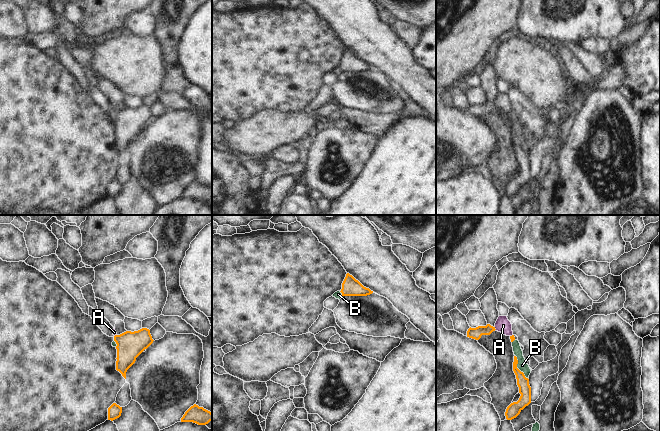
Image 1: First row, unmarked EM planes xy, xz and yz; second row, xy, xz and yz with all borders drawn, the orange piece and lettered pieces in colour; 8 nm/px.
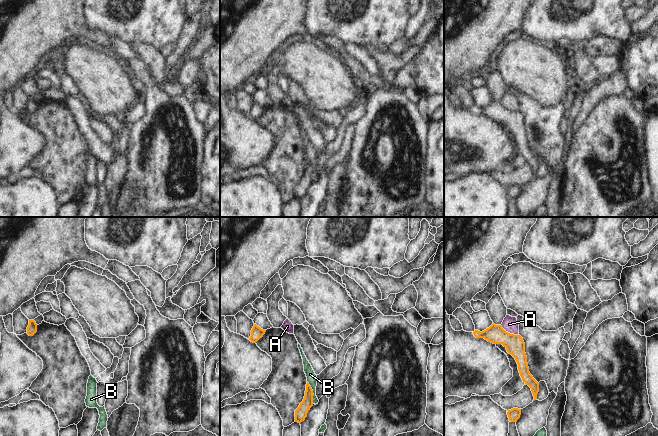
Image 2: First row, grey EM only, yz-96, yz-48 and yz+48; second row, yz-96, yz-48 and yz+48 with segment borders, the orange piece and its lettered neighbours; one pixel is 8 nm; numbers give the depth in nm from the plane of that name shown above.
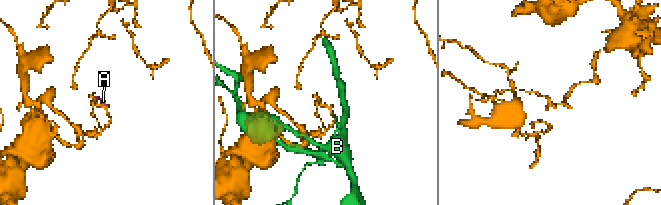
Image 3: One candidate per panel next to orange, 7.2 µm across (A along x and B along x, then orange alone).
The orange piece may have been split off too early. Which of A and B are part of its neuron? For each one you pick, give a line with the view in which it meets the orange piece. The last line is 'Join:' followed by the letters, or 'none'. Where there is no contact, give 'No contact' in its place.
Join: none.

